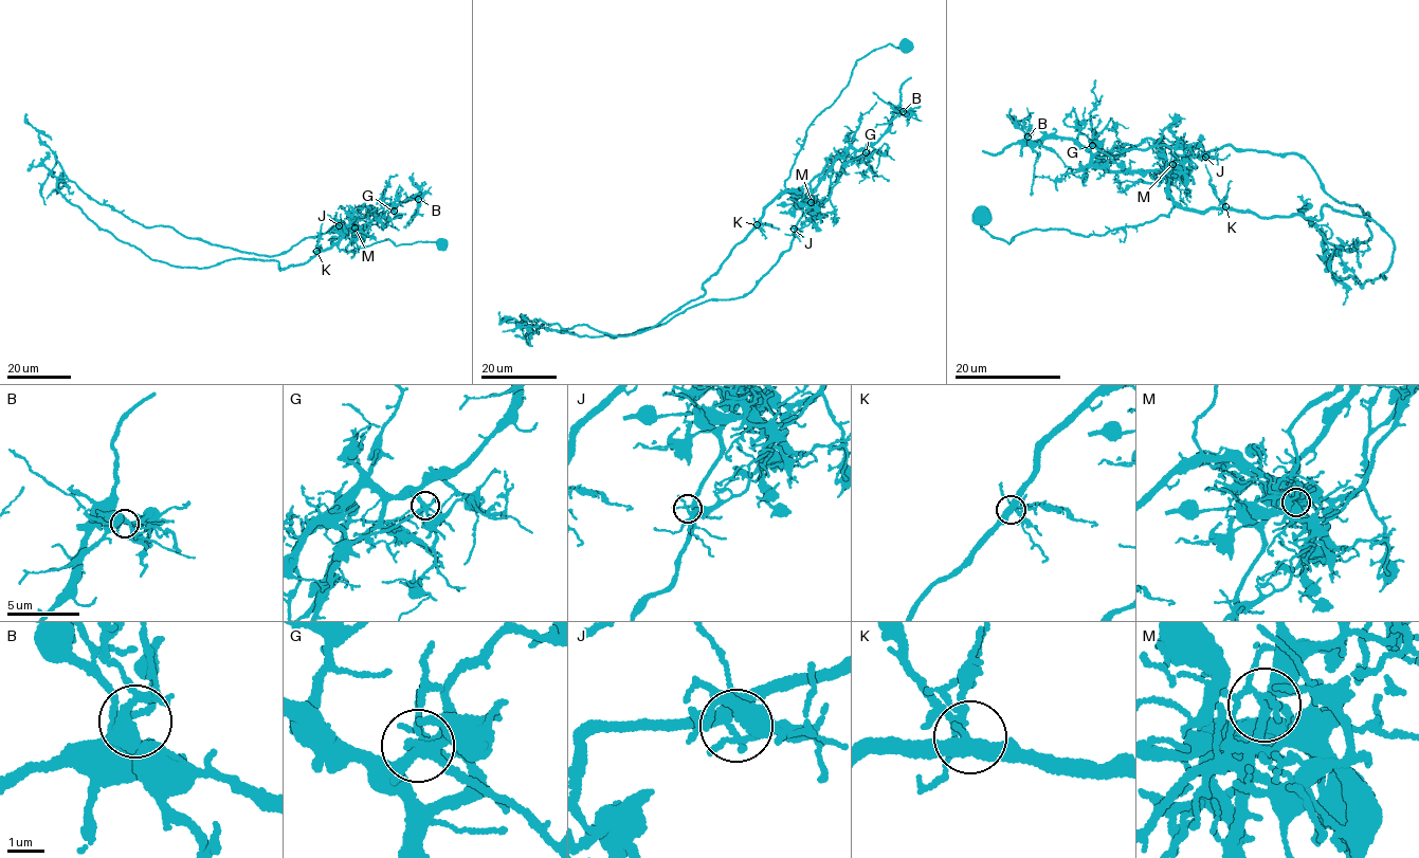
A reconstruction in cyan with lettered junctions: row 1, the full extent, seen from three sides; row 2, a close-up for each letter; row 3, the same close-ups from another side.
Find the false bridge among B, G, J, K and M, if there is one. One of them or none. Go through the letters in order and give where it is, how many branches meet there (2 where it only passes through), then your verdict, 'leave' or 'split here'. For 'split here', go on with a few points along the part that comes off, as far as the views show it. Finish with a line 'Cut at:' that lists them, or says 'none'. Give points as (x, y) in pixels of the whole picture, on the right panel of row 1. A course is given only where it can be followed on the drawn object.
B: at (1028, 137); 4 branches meet; leave
G: at (1092, 145); 5 branches meet; leave
J: at (1205, 157); 5 branches meet; leave
K: at (1225, 206); 7 branches meet; leave
M: at (1172, 164); 6 branches meet; split here; foreign part runs (1172, 163), (1228, 145), (1297, 153), (1333, 200), (1368, 214), (1372, 237), (1334, 247), (1297, 196)
Cut at: M

